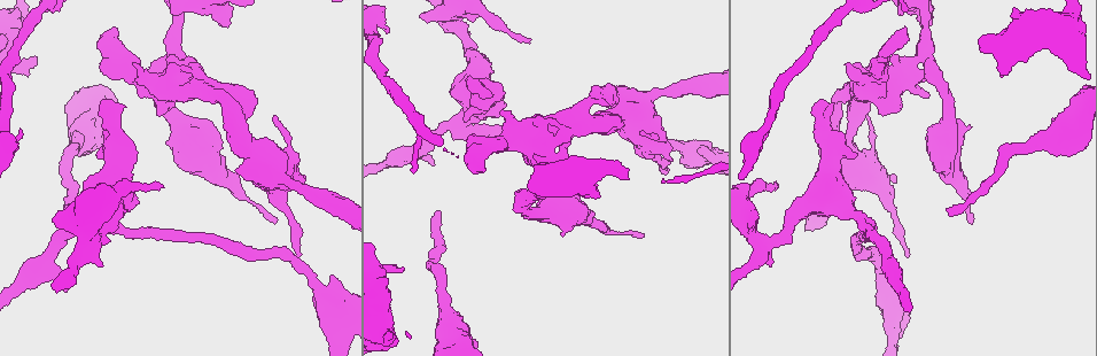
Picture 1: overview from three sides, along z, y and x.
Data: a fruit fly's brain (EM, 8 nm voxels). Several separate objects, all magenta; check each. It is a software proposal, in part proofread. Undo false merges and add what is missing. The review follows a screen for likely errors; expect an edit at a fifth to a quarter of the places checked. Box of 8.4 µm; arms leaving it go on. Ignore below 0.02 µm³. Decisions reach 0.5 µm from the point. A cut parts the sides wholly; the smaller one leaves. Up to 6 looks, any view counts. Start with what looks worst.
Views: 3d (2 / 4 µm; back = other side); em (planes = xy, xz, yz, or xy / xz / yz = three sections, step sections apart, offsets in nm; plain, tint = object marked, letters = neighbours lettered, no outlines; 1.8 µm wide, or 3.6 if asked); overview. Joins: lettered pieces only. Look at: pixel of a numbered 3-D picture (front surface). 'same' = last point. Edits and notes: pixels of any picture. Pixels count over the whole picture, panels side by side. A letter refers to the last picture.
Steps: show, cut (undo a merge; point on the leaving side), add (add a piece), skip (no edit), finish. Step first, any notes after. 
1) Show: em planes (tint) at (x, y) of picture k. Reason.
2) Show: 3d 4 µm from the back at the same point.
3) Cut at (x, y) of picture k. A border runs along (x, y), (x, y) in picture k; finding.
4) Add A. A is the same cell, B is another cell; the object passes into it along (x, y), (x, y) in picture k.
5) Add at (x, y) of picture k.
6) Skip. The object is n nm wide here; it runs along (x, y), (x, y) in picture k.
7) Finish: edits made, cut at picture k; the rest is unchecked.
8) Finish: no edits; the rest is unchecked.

Show: 3d 4 µm at (438, 211) of picture 1. Free end.

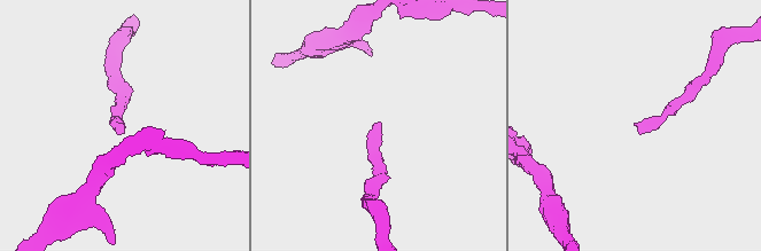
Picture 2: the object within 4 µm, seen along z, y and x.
Show: em planes (letters) at (120, 122) of picture 2. Now the EM.

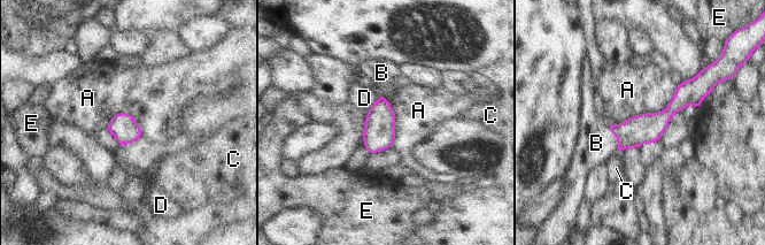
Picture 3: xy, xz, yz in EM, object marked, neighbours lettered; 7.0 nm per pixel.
Add B. The longest contact is with A, 550 nm; B is the same cell, A, C, D and E are other cells; the object passes into it along (648, 128), (617, 138), (596, 143) in picture 3; it goes on there.

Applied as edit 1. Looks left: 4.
Show: em planes (letters) at (763, 242) of picture 1.

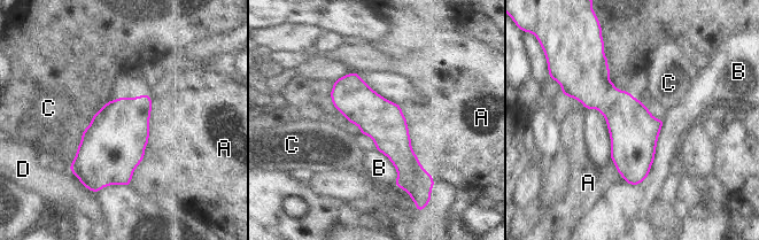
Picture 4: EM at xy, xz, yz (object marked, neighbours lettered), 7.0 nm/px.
Skip. A, B, C and D are other cells; a border runs along (400, 106), (411, 149), (433, 177) in picture 4; all the same neuron.

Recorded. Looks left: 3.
Show: em 3.6 µm planes (tint) at (1071, 12) of picture 1. Thick turns thin.

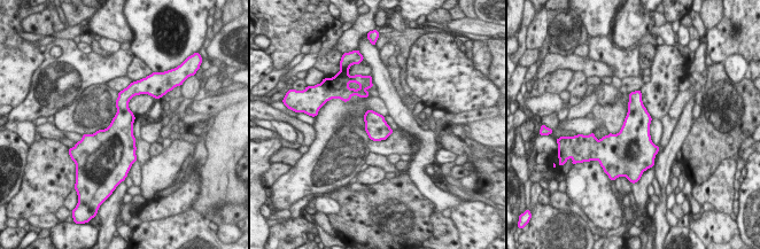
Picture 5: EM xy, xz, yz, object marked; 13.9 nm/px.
Show: em 3.6 µm planes (letters) at the same point.

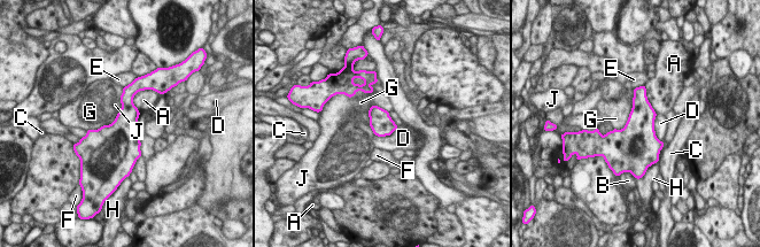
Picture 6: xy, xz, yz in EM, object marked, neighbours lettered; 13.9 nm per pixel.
Skip. A, B, C, D, E, F, G, H and J are other cells; a border runs along (123, 89), (116, 117), (86, 131) in picture 6; one neuron here.

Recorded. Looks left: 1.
Finish: edits made, add at picture 3; the rest is unchecked.

